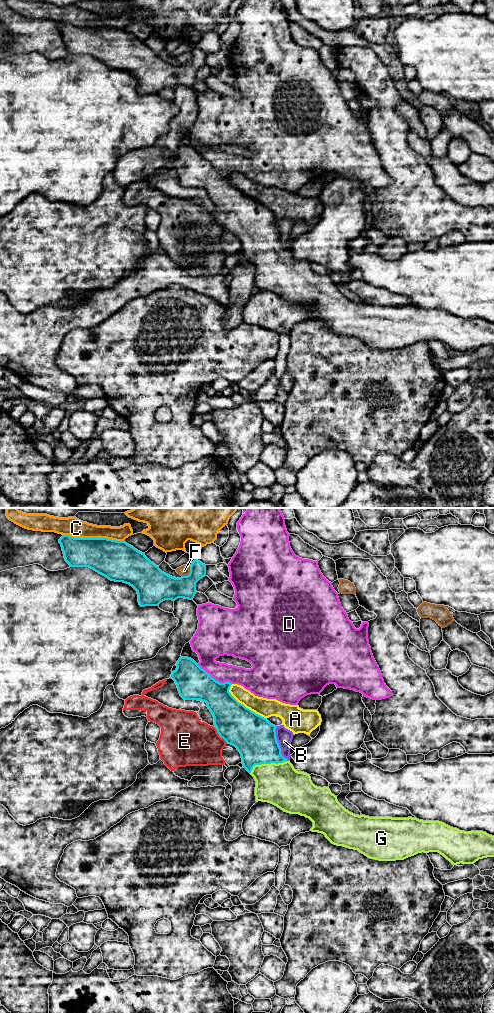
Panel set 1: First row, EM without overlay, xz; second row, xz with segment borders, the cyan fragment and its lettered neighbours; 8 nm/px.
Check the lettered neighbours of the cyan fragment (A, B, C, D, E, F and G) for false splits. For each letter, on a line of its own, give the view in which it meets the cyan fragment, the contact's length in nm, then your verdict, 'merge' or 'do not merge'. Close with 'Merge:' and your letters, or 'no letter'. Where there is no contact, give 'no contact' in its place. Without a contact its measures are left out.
A: xz | 400 nm | do not merge
B: xz | 300 nm | do not merge
C: xz | 500 nm | do not merge
D: xz | 320 nm | do not merge
E: xz | 160 nm | do not merge
F: xz | 110 nm | do not merge
G: xz | 320 nm | merge
Merge: G

